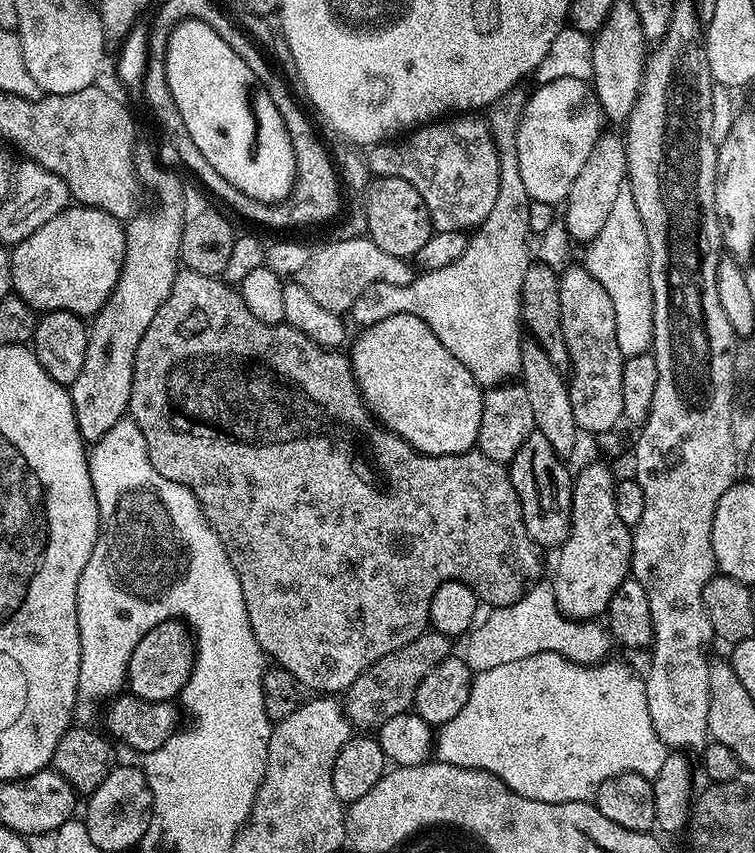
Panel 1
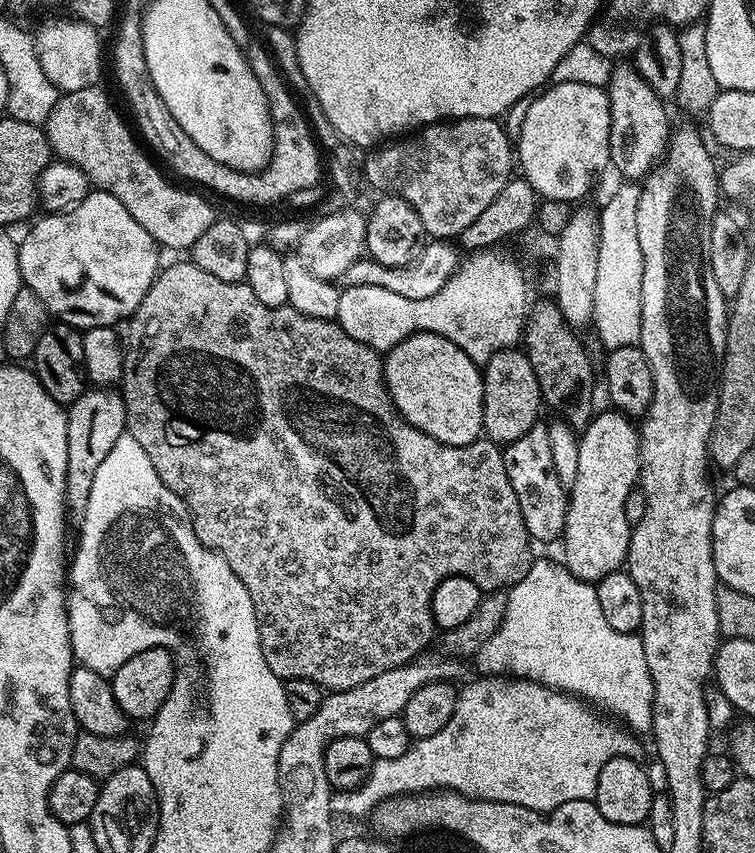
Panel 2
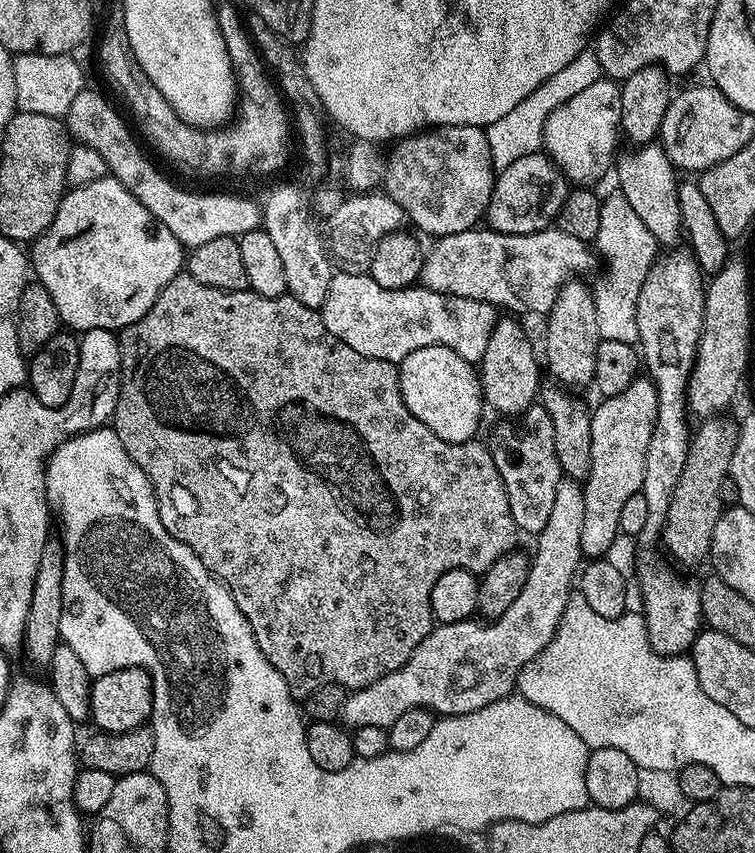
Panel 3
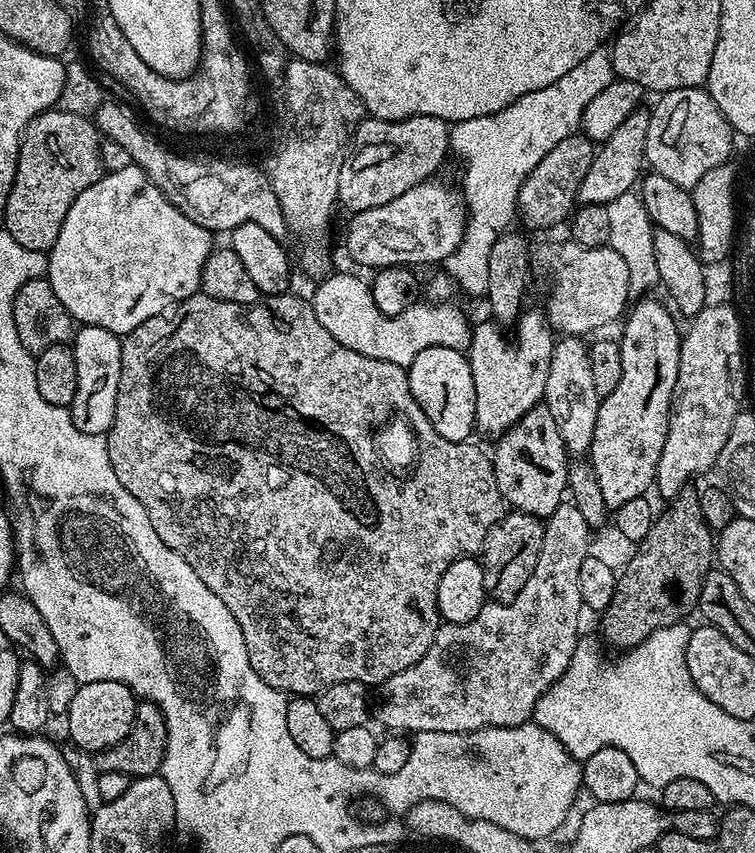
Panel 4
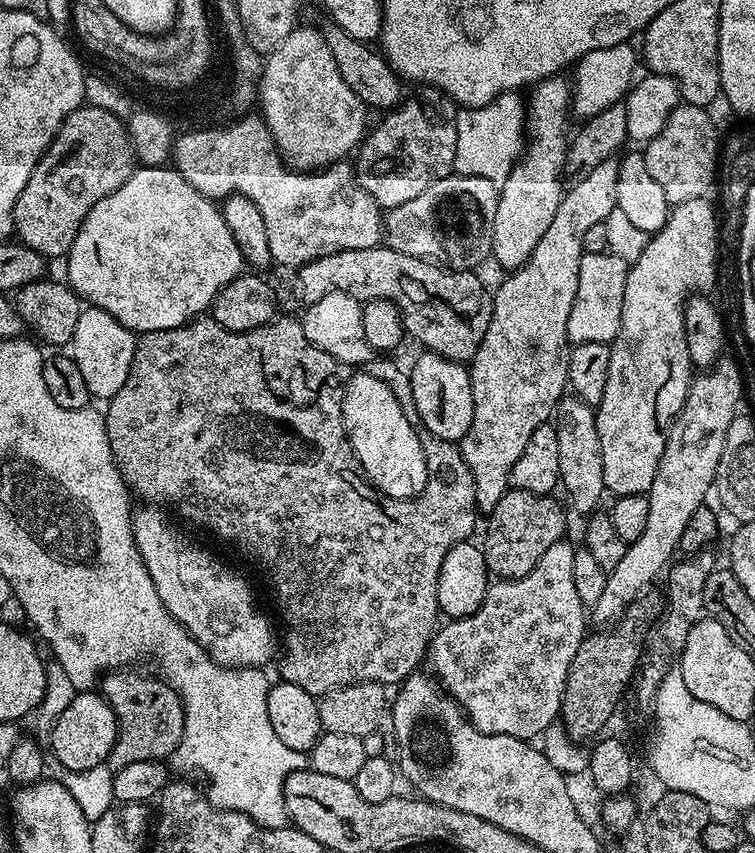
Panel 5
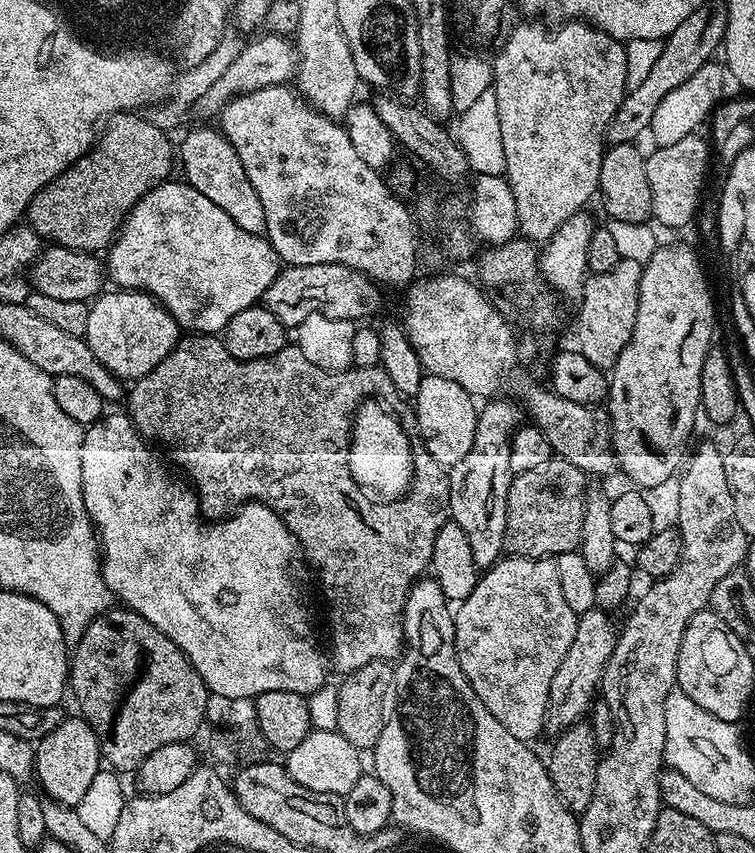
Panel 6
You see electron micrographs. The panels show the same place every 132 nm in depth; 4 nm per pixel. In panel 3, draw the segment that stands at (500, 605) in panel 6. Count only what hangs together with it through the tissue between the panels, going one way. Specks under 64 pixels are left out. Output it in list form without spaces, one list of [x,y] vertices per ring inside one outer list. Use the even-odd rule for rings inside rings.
[[[561,479],[558,494],[554,494],[554,506],[550,513],[550,522],[535,537],[536,556],[531,557],[526,586],[522,594],[514,598],[506,614],[485,622],[480,618],[441,624],[433,627],[426,638],[410,654],[408,661],[398,670],[378,678],[365,688],[349,691],[344,698],[340,711],[343,723],[353,729],[362,726],[378,726],[388,729],[406,710],[429,708],[437,717],[461,716],[482,710],[490,702],[513,695],[516,680],[525,666],[533,660],[554,638],[558,622],[568,605],[568,599],[574,594],[574,581],[582,568],[582,518],[584,517],[584,489],[577,481]]]

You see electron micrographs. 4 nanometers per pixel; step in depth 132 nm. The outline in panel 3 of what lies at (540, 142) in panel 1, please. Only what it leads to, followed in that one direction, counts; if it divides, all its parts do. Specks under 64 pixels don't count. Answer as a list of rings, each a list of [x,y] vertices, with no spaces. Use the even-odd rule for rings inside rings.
[[[602,78],[598,82],[594,82],[594,86],[582,90],[579,94],[574,94],[574,98],[570,98],[570,102],[558,106],[558,110],[554,110],[554,114],[550,114],[544,127],[543,151],[557,164],[560,171],[568,177],[573,185],[595,185],[595,180],[602,179],[607,172],[609,175],[610,169],[613,167],[614,157],[617,155],[616,139],[619,141],[622,136],[620,131],[621,118],[622,94],[620,93],[620,84],[617,81]]]

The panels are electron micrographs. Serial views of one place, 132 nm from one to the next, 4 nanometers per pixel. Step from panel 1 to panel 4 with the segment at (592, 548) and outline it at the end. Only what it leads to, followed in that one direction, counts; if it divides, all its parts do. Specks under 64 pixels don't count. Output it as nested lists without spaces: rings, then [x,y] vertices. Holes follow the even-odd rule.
[[[652,298],[641,299],[644,300],[641,304],[633,303],[623,321],[624,333],[618,336],[622,350],[622,378],[612,393],[601,399],[598,422],[594,426],[590,463],[594,474],[598,474],[598,487],[610,510],[622,506],[622,502],[630,502],[630,498],[645,495],[649,491],[647,488],[653,487],[658,458],[662,458],[662,446],[666,446],[668,411],[672,405],[674,382],[678,378],[682,332],[676,329],[677,317],[667,307],[664,309],[658,301],[648,299]]]

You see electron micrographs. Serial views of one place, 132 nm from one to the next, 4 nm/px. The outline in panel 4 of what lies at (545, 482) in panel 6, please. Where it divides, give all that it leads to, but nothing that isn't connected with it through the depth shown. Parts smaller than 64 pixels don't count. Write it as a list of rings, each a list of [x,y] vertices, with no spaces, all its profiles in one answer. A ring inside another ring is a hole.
[[[509,511],[501,515],[500,520],[484,539],[482,563],[484,566],[484,595],[489,601],[509,604],[530,582],[534,566],[538,566],[538,554],[542,550],[544,520],[525,512]]]

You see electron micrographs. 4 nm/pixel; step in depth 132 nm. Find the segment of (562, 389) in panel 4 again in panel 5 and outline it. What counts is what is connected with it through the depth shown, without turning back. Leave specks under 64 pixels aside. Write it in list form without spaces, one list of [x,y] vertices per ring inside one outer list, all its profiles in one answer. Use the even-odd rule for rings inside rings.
[[[574,394],[565,395],[556,406],[554,427],[558,438],[560,484],[568,491],[578,511],[591,514],[601,507],[600,499],[606,496],[602,478],[602,442],[598,438],[593,405],[582,402]]]

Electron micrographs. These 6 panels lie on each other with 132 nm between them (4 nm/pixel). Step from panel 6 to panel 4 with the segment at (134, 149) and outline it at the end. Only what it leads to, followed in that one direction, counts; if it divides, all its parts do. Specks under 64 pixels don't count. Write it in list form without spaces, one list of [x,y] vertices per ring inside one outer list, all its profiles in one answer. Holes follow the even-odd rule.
[[[63,110],[39,112],[26,127],[20,137],[20,153],[16,163],[14,182],[10,186],[10,194],[6,198],[6,210],[2,213],[3,231],[26,246],[26,250],[38,250],[47,254],[58,238],[58,230],[62,230],[62,222],[66,222],[66,214],[70,206],[74,206],[74,198],[86,190],[102,176],[100,160],[100,143],[102,137],[93,121],[86,116],[70,114]]]

